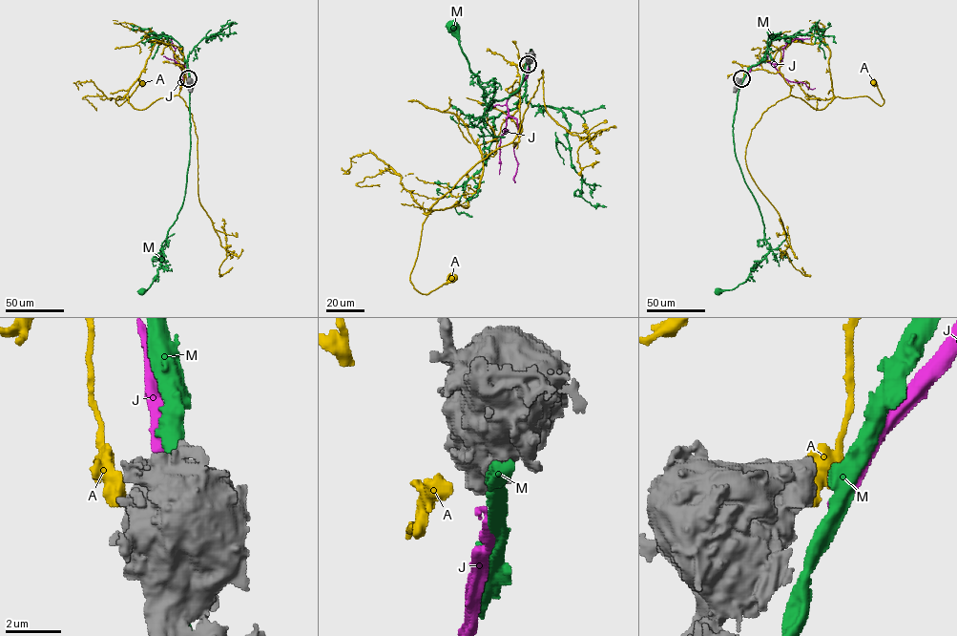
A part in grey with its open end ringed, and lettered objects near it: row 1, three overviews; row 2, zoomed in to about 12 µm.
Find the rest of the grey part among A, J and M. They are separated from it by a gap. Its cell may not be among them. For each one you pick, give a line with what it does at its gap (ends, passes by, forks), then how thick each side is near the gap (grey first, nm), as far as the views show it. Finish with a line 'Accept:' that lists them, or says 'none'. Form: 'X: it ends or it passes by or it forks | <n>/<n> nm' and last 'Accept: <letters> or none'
Accept: none

